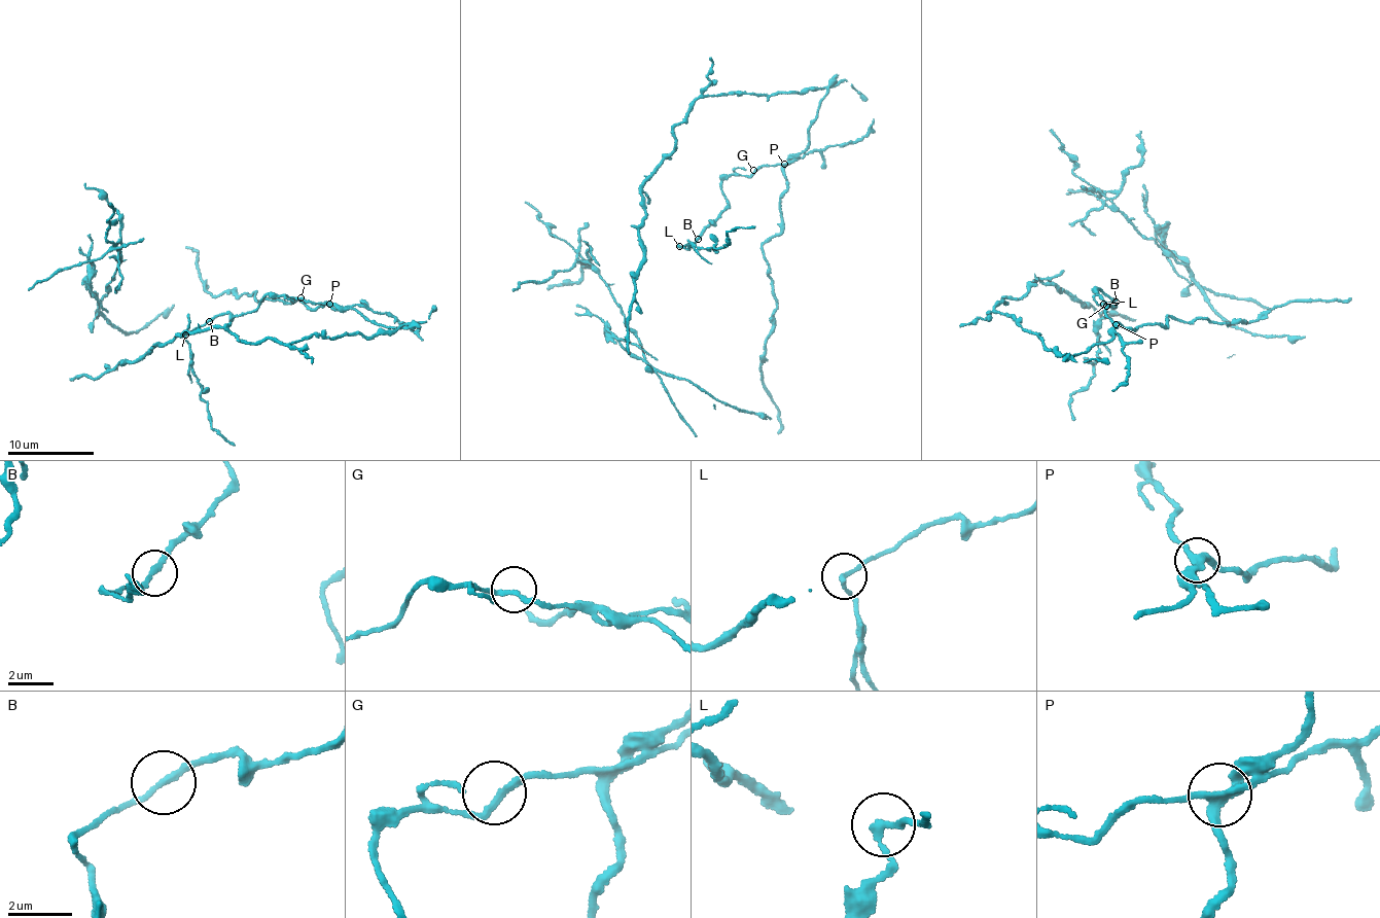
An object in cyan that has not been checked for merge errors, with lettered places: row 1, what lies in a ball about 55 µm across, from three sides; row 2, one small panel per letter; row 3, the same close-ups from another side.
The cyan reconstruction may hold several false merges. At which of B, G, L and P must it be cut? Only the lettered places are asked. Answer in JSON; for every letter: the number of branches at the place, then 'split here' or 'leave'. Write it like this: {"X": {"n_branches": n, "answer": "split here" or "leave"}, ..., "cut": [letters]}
{"B": {"n_branches": 2, "answer": "leave"}, "G": {"n_branches": 2, "answer": "leave"}, "L": {"n_branches": 2, "answer": "split here"}, "P": {"n_branches": 3, "answer": "split here"}, "cut": ["L", "P"]}

